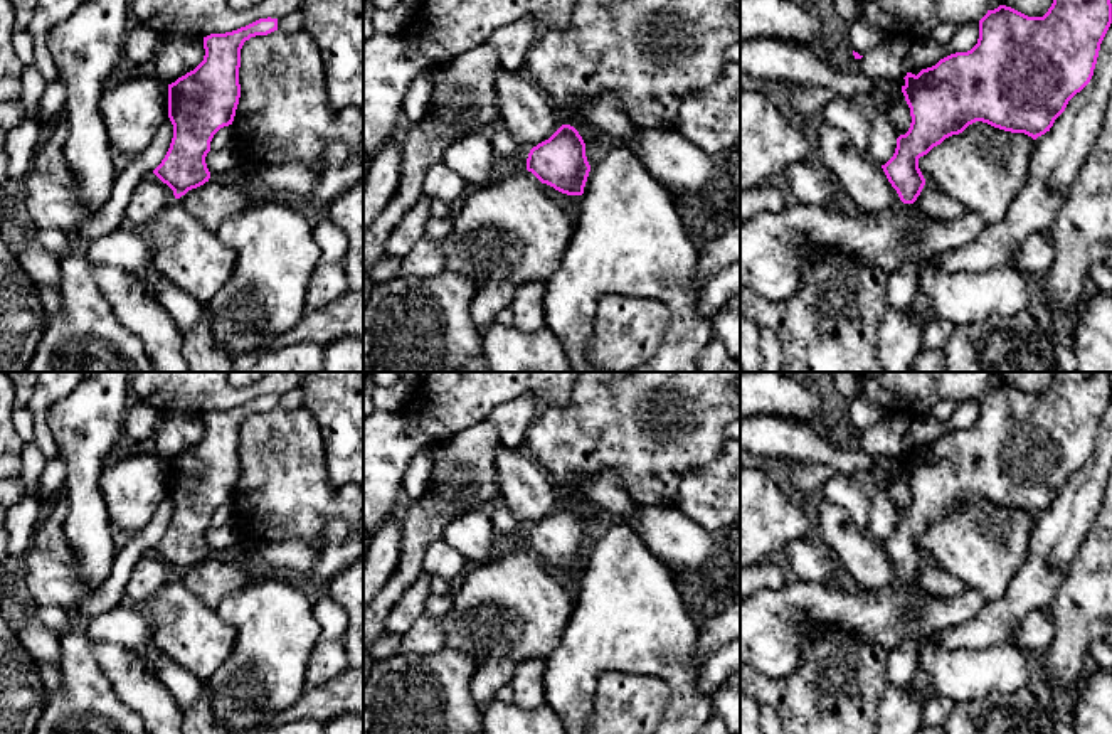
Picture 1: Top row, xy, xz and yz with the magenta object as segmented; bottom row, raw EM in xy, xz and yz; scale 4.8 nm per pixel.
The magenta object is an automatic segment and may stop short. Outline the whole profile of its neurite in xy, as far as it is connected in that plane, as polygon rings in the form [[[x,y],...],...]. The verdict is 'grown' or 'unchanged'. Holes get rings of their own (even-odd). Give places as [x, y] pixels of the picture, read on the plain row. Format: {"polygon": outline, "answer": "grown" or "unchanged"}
{"polygon": [[[259,396],[225,411],[204,414],[204,438],[168,461],[173,515],[153,550],[175,572],[143,608],[153,643],[200,682],[232,655],[236,628],[183,584],[180,574],[209,559],[205,534],[214,512],[232,502],[241,475],[241,426],[256,412],[278,407],[278,396]]], "answer": "grown"}

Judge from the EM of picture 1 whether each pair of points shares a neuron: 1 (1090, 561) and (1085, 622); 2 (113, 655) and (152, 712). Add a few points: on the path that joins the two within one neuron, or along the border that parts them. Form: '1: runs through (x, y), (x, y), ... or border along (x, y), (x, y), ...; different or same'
1: runs through (1090, 576), (1090, 593), (1085, 606); same
2: runs through (121, 669), (148, 699); same

